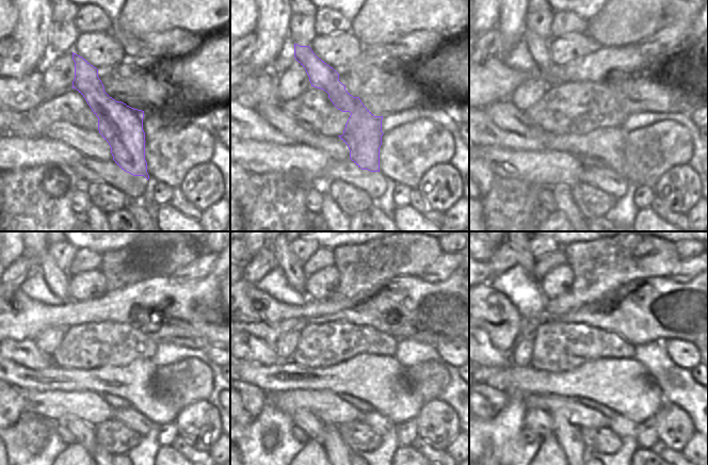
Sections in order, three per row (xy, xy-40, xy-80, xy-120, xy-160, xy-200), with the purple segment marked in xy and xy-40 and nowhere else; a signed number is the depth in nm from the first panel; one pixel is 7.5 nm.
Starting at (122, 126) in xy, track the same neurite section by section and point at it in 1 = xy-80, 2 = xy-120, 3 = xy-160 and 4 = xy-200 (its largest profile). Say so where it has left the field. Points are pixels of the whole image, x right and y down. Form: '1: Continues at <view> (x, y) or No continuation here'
1: Continues at xy-80 (538, 48)
2: Continues at xy-120 (57, 281)
3: Continues at xy-160 (287, 260)
4: Continues at xy-200 (526, 259).

